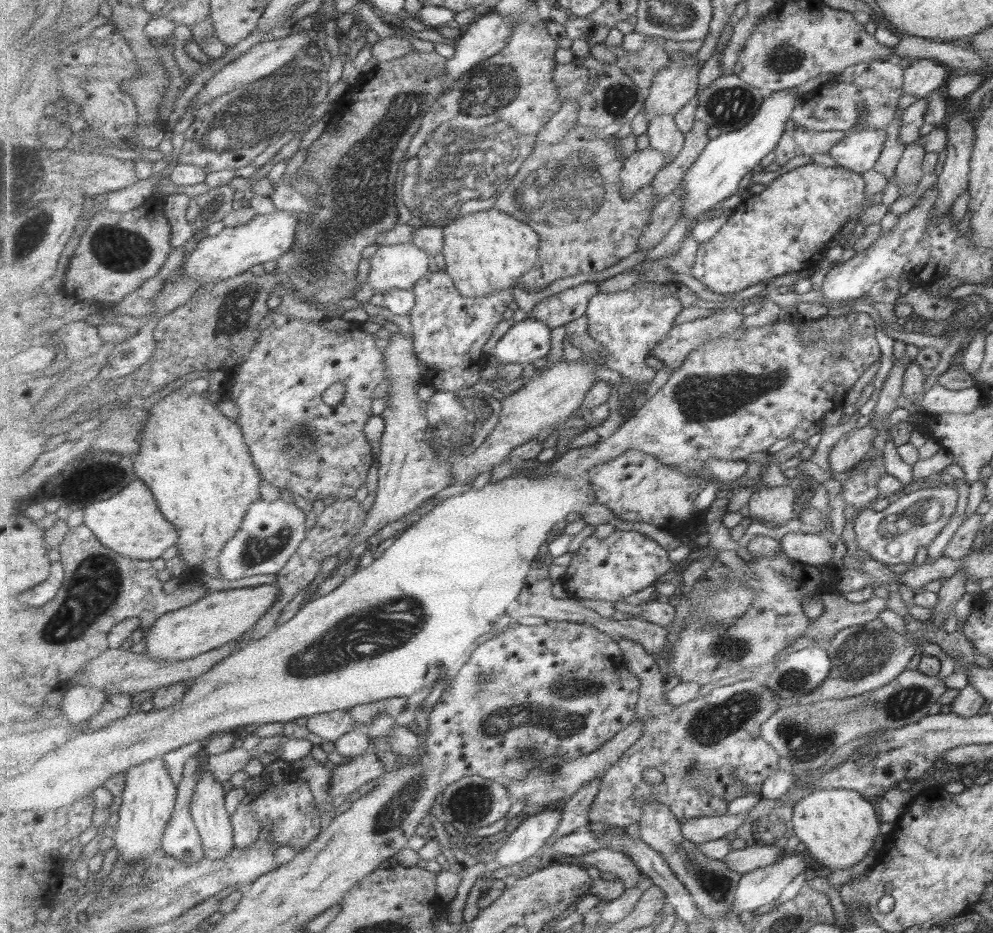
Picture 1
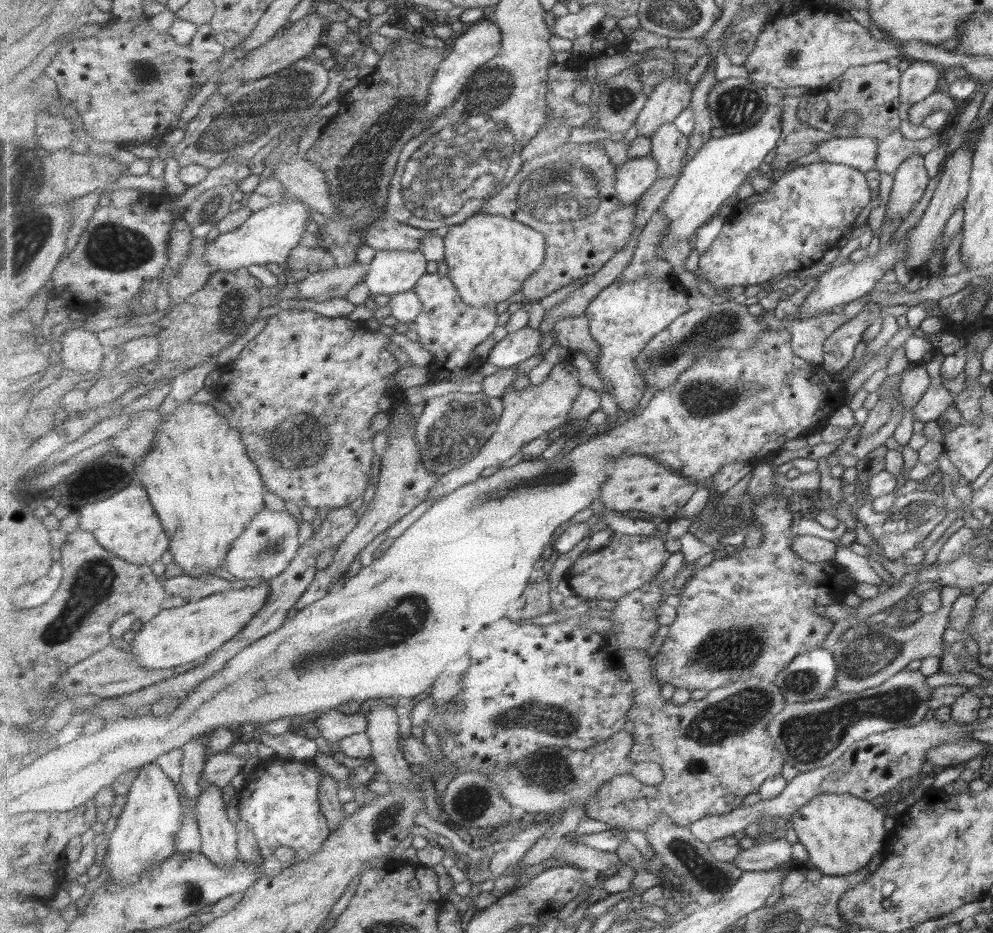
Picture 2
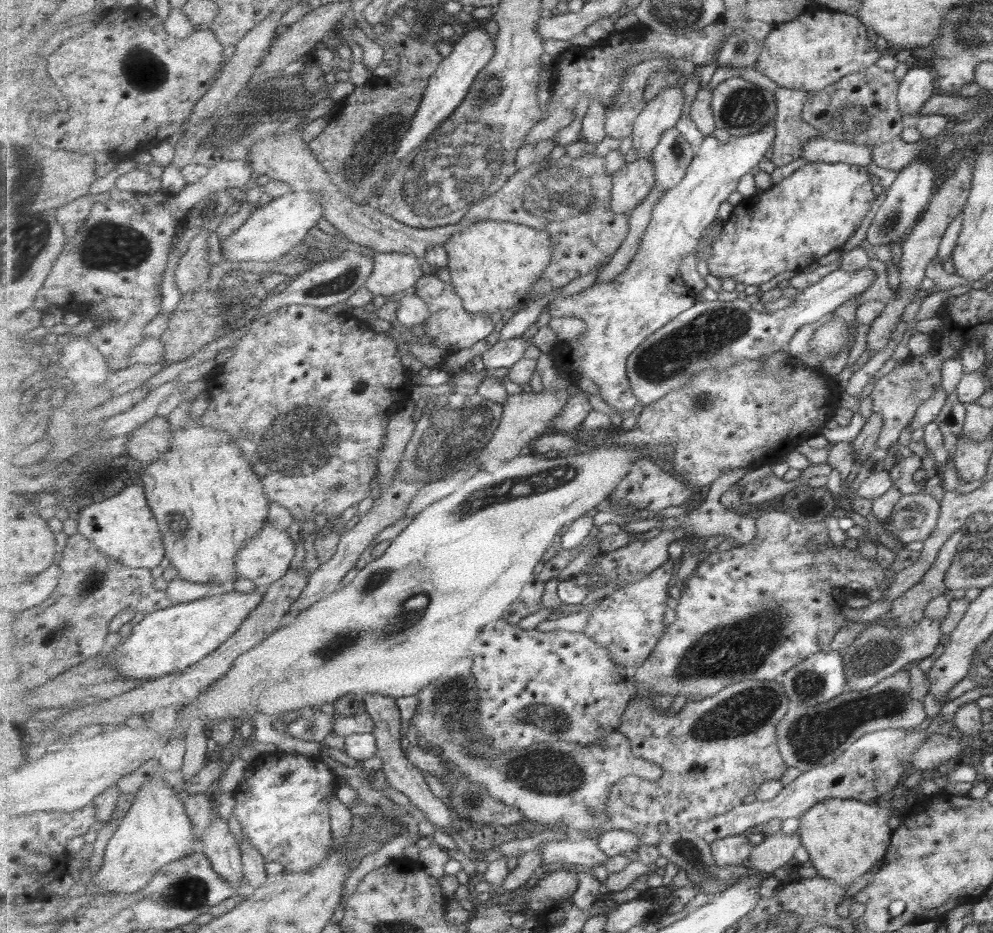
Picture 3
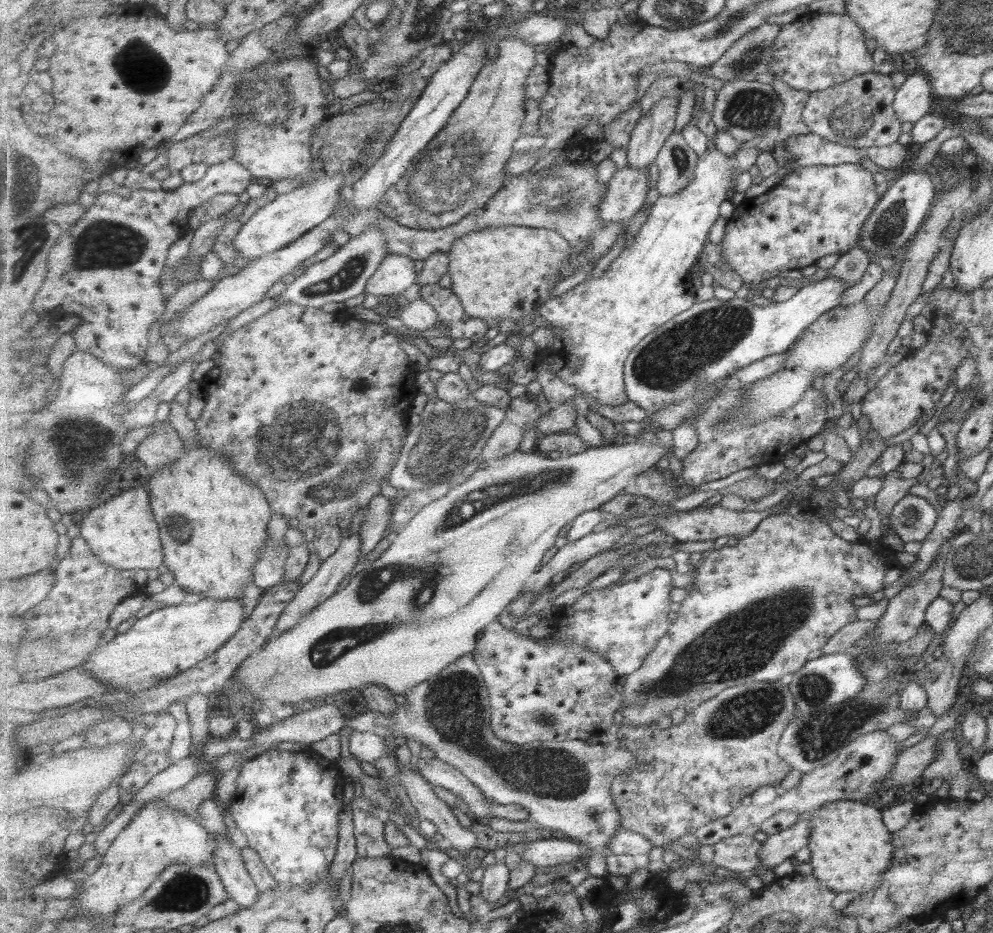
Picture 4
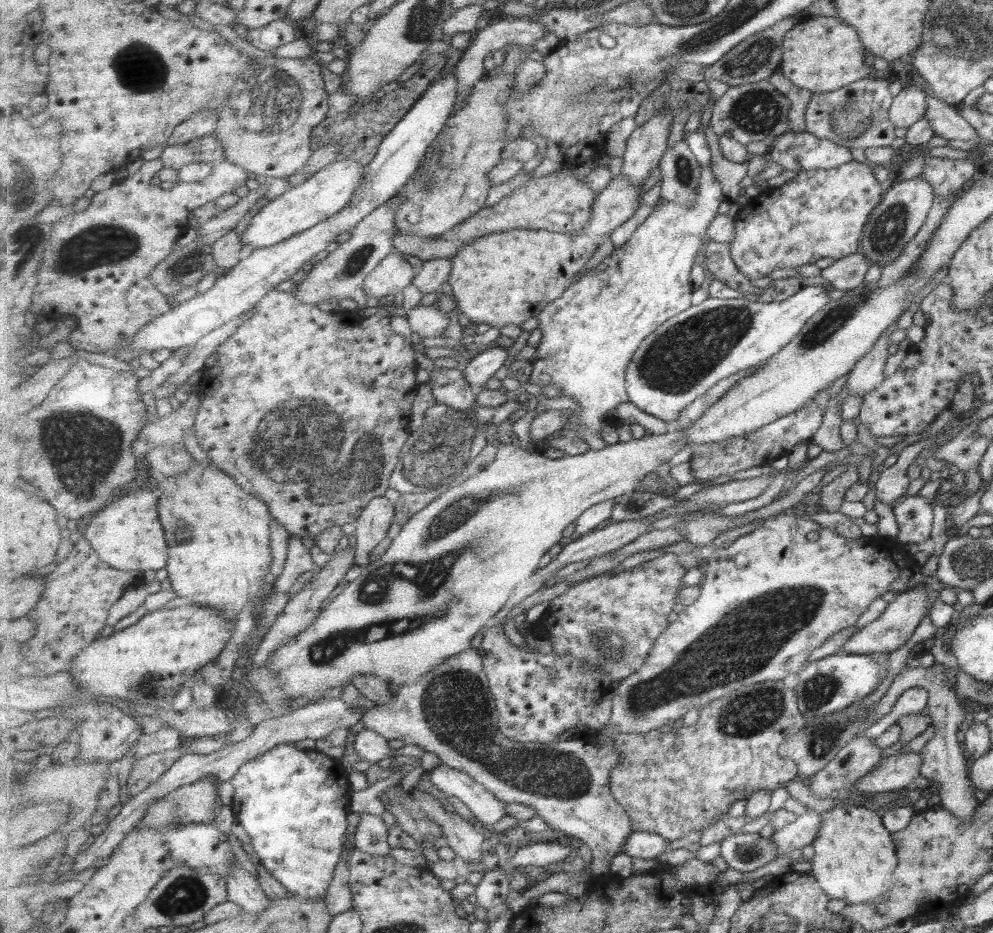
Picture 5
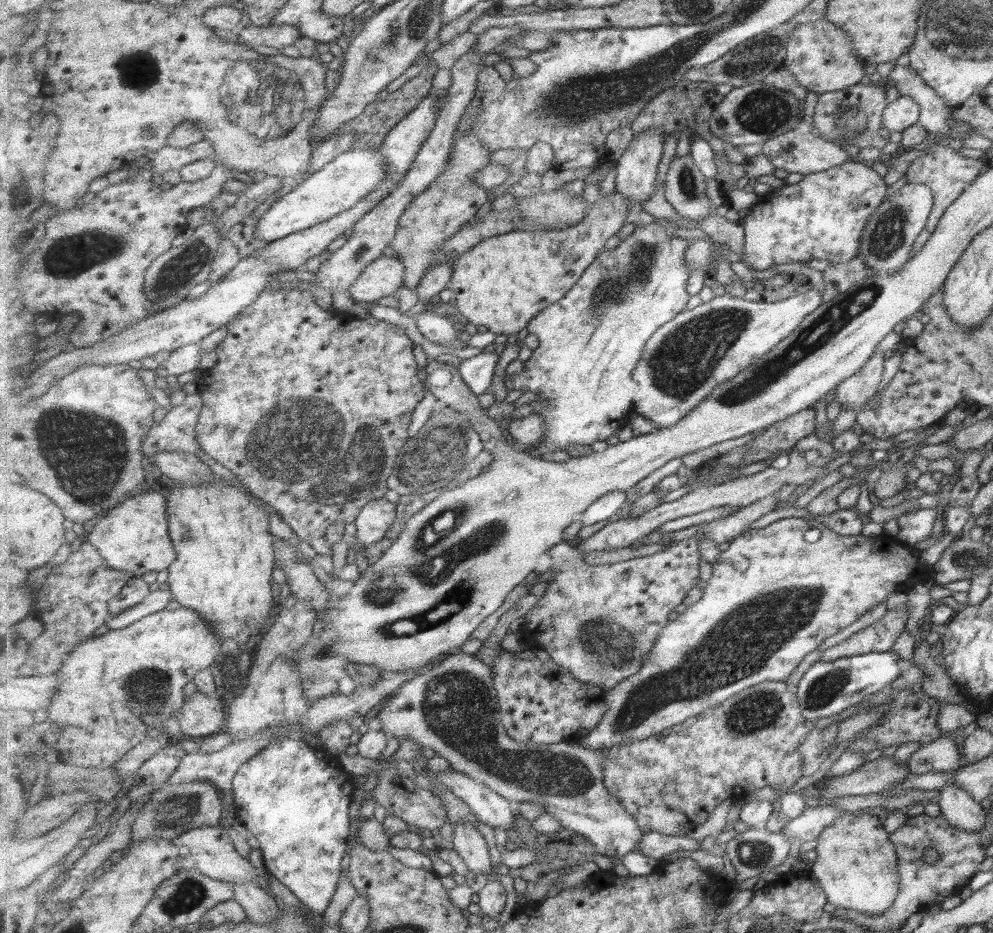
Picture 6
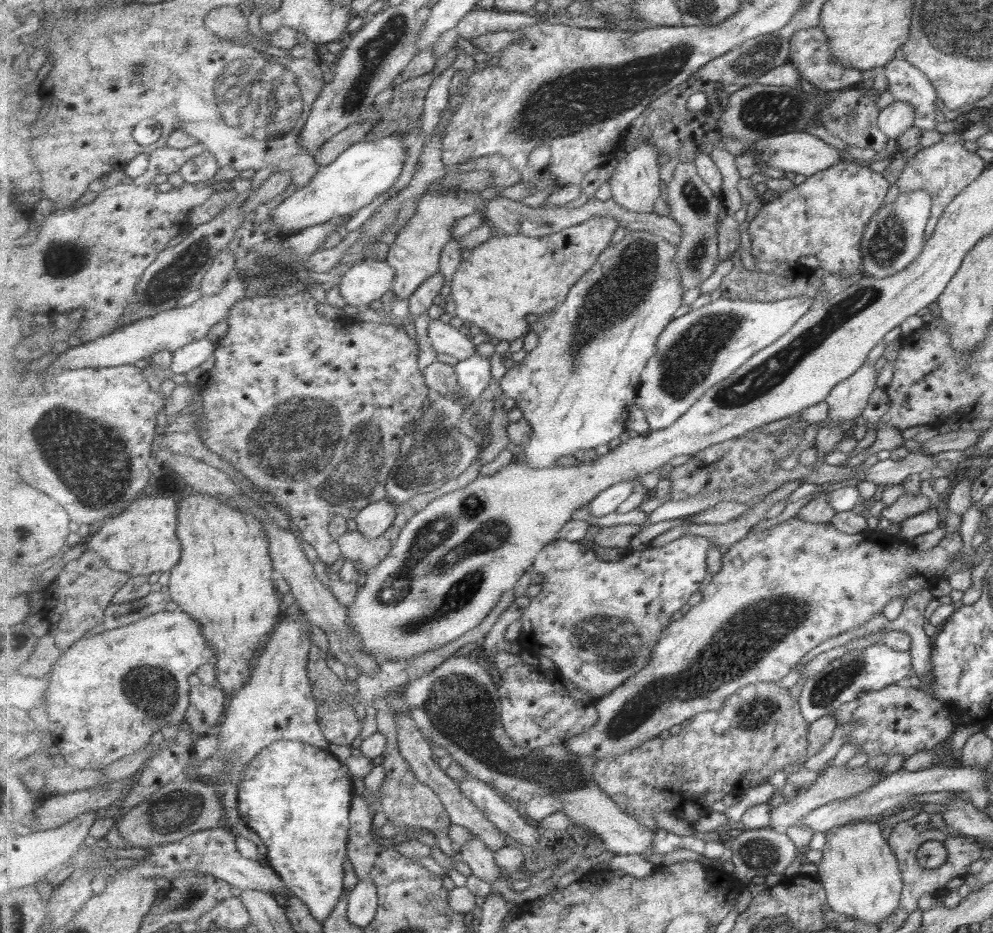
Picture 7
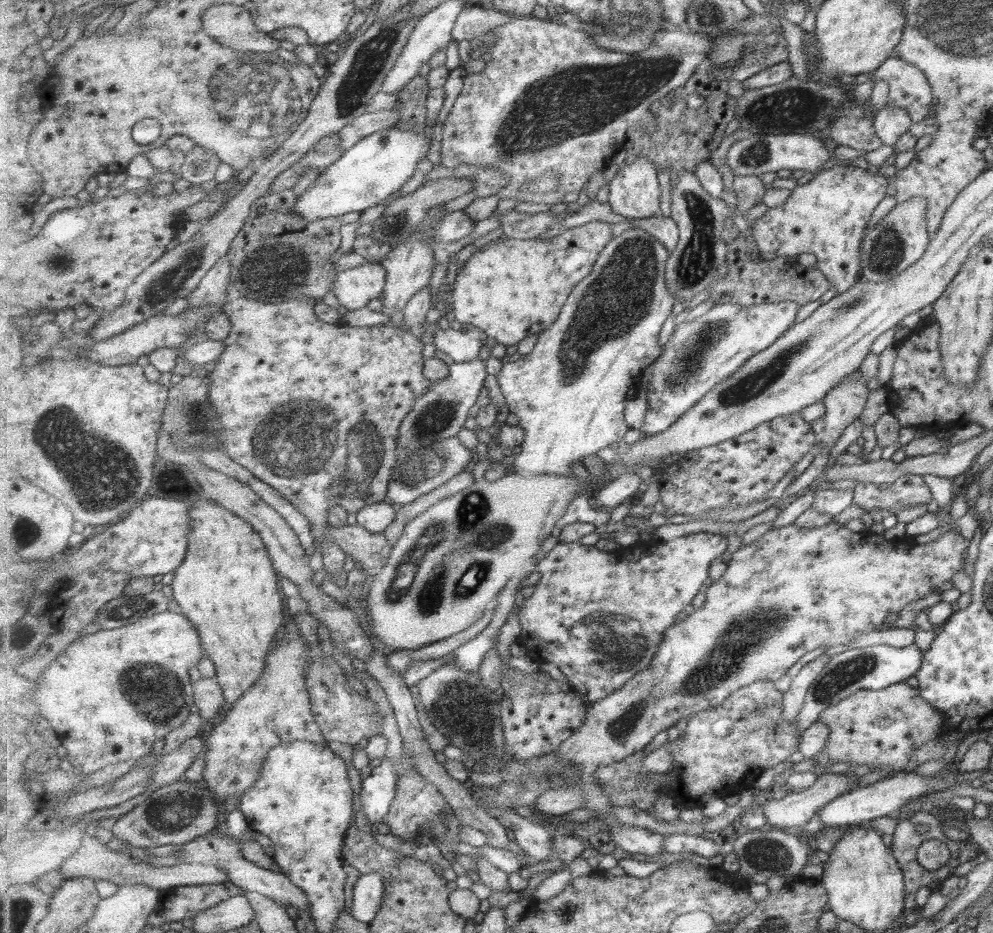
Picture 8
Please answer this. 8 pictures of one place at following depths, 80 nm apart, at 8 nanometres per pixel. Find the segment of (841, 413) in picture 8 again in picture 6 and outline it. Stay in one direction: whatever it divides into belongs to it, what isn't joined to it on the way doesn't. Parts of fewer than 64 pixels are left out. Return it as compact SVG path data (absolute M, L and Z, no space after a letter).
M876 348L855 374L835 388L833 401L839 402L841 409L853 409L857 412L877 392L883 360L884 354Z

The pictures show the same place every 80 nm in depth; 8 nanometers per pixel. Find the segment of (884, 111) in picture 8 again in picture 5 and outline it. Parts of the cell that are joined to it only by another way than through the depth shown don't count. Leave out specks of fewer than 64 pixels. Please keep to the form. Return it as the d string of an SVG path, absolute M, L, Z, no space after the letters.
M922 83L903 86L892 98L888 108L888 117L894 128L907 128L923 118L926 111L925 97L926 89Z

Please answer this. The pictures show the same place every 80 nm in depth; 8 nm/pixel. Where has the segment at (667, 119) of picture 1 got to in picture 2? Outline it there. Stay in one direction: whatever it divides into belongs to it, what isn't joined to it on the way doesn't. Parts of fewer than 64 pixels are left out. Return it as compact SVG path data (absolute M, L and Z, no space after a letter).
M675 123L662 124L653 134L651 154L660 164L661 177L679 178L686 159L690 142L688 136Z

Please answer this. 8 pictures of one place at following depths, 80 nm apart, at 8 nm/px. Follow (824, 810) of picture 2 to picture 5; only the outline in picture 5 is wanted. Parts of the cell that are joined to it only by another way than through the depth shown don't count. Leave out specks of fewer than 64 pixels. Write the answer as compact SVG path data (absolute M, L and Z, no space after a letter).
M833 806L820 813L820 827L813 842L810 874L831 899L849 904L876 903L891 888L897 858L890 832L883 827L879 813L859 806Z

